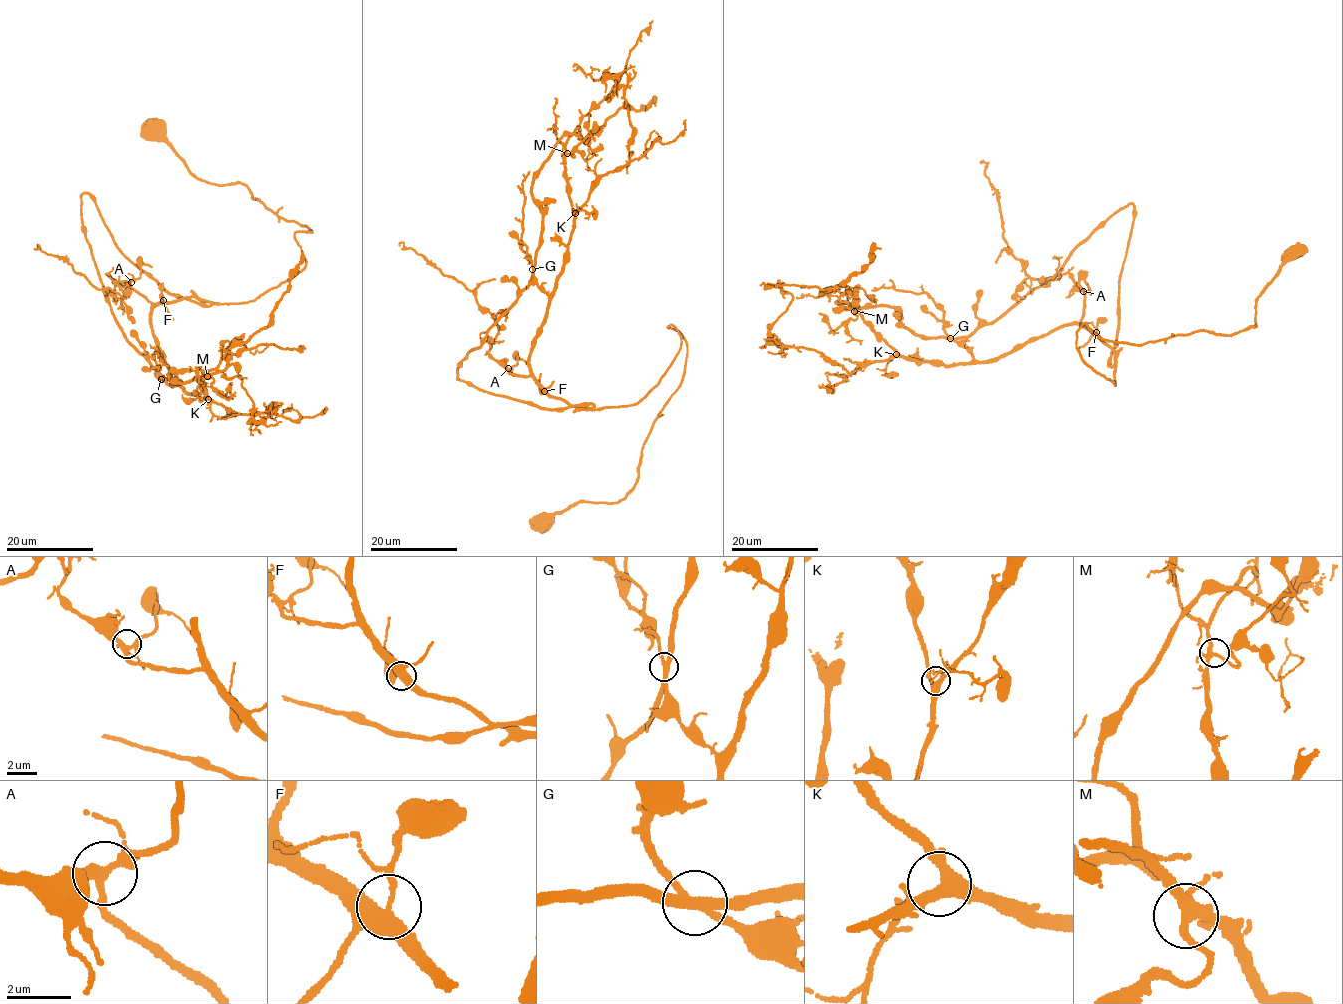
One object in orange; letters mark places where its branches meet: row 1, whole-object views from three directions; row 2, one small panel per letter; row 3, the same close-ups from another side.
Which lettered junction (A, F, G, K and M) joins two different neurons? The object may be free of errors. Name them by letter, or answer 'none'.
none

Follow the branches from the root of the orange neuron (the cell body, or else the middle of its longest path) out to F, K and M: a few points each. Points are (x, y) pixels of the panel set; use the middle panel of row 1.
F: (538, 523), (579, 501), (624, 499), (687, 343), (668, 326), (680, 347), (633, 405), (572, 407), (544, 391)
K: (538, 523), (624, 499), (687, 353), (668, 326), (680, 349), (630, 405), (572, 407), (538, 382), (575, 213)
M: (538, 523), (624, 499), (687, 353), (668, 326), (630, 405), (532, 373), (567, 153)

